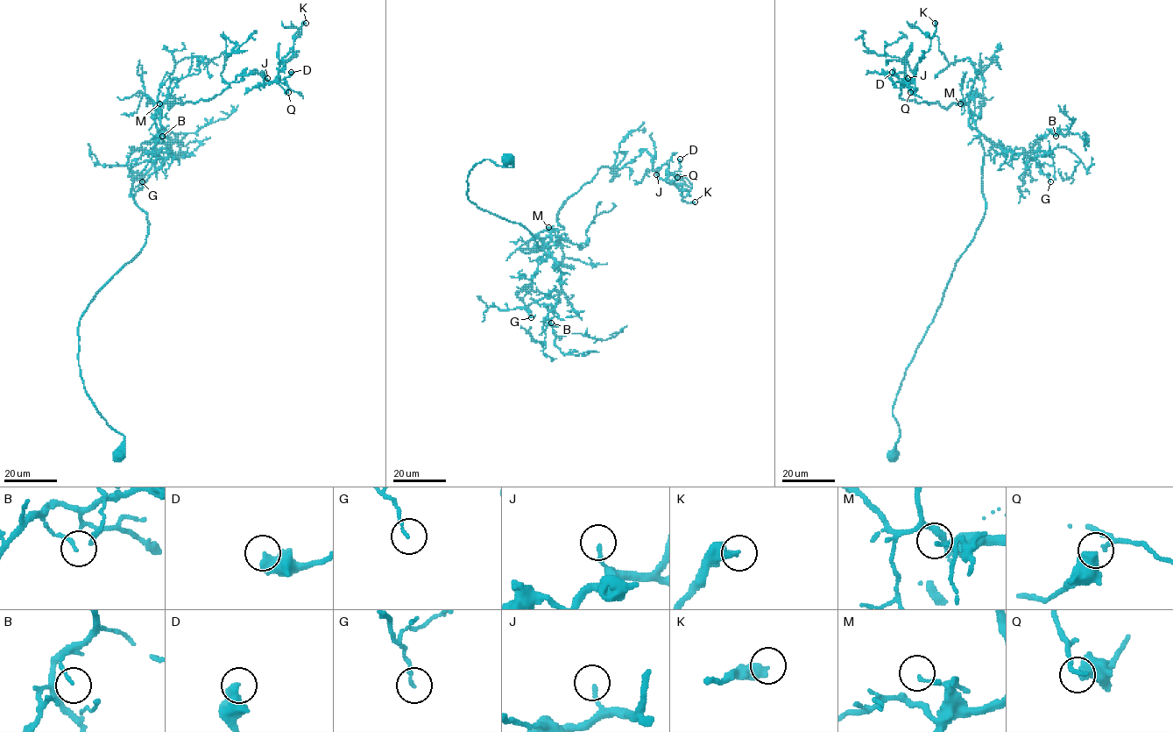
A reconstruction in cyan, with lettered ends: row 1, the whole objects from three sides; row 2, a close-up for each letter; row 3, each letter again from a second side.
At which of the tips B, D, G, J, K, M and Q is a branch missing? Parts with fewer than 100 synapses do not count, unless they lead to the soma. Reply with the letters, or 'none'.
none

